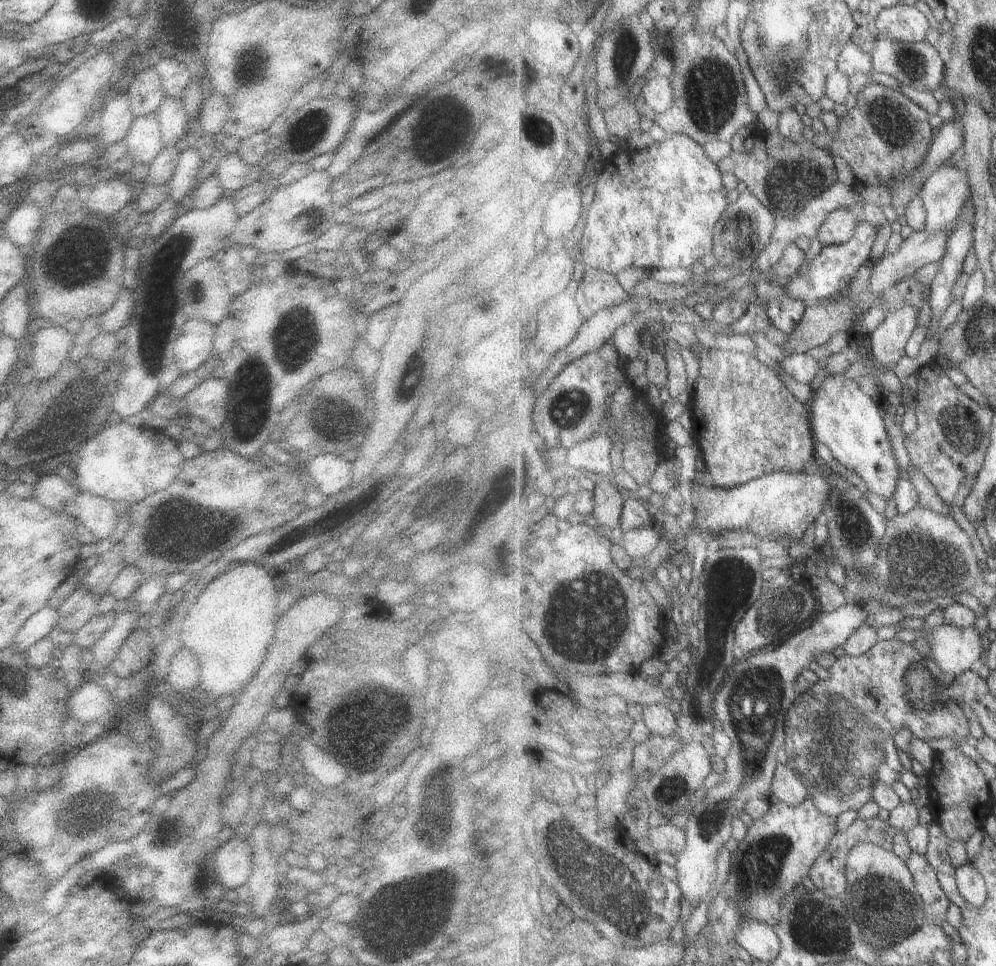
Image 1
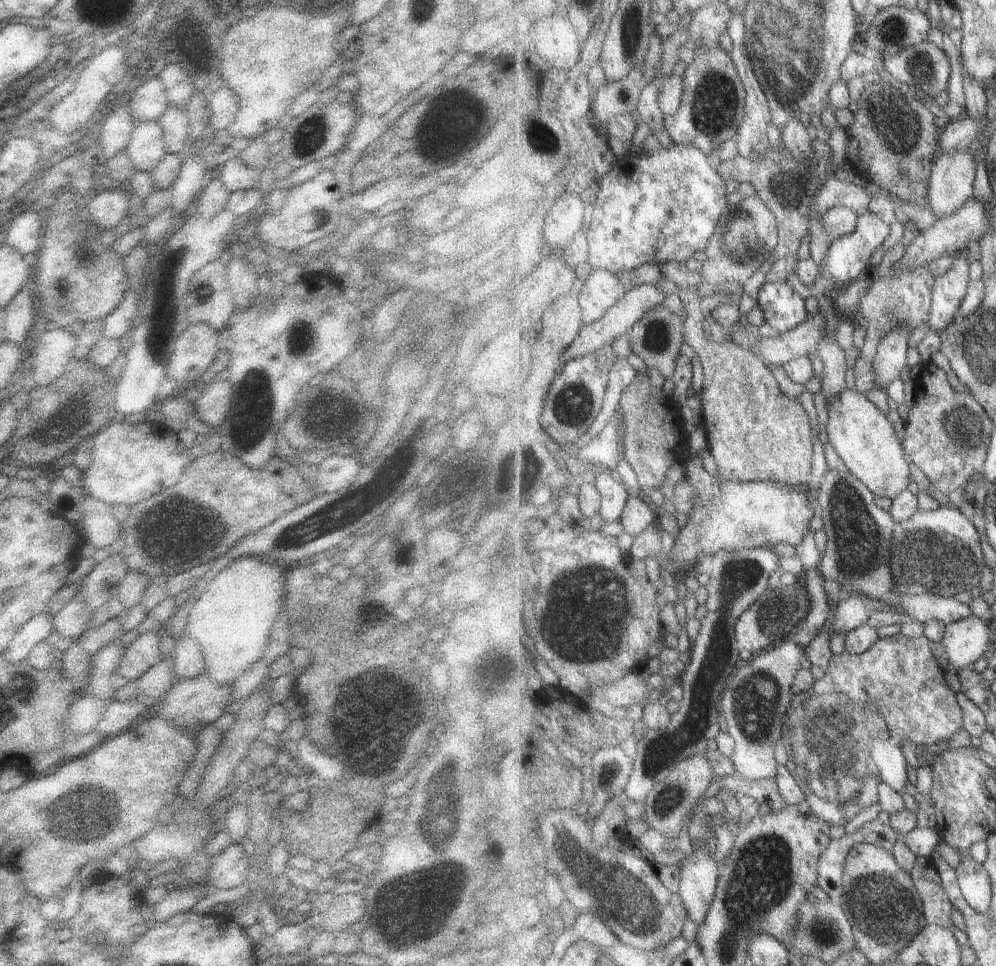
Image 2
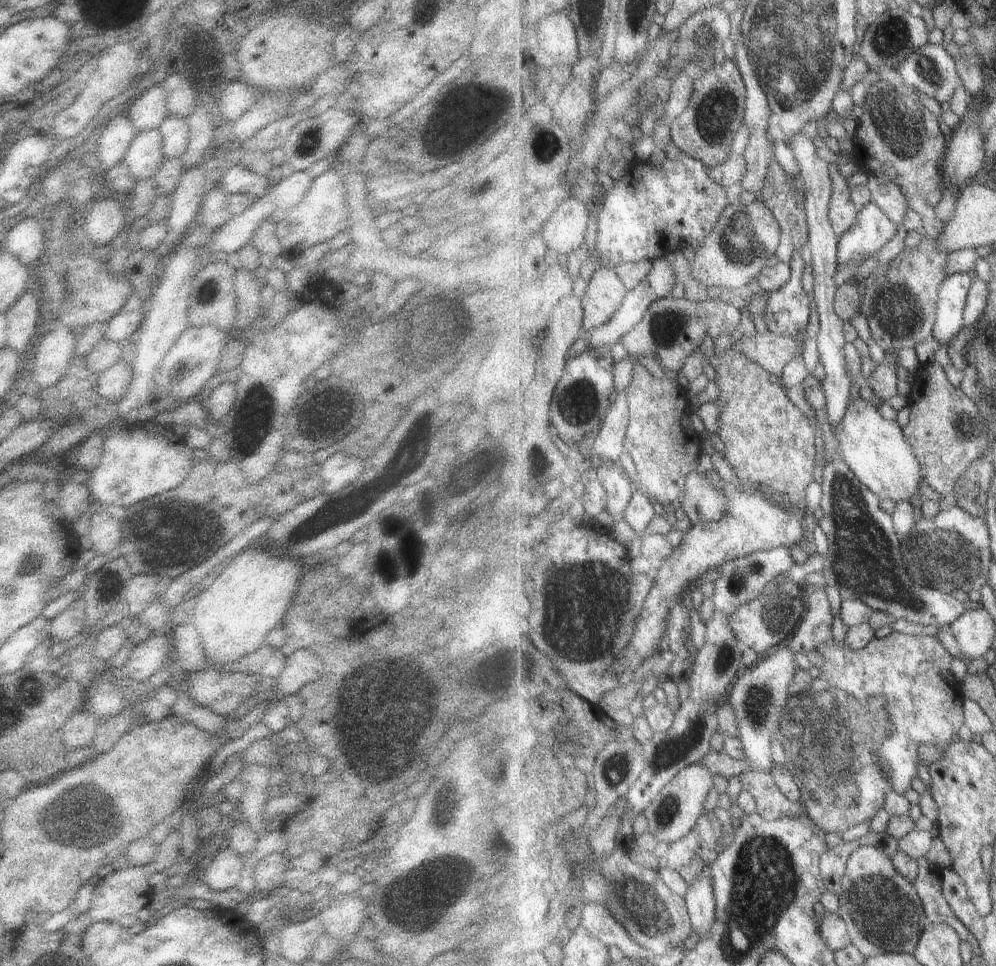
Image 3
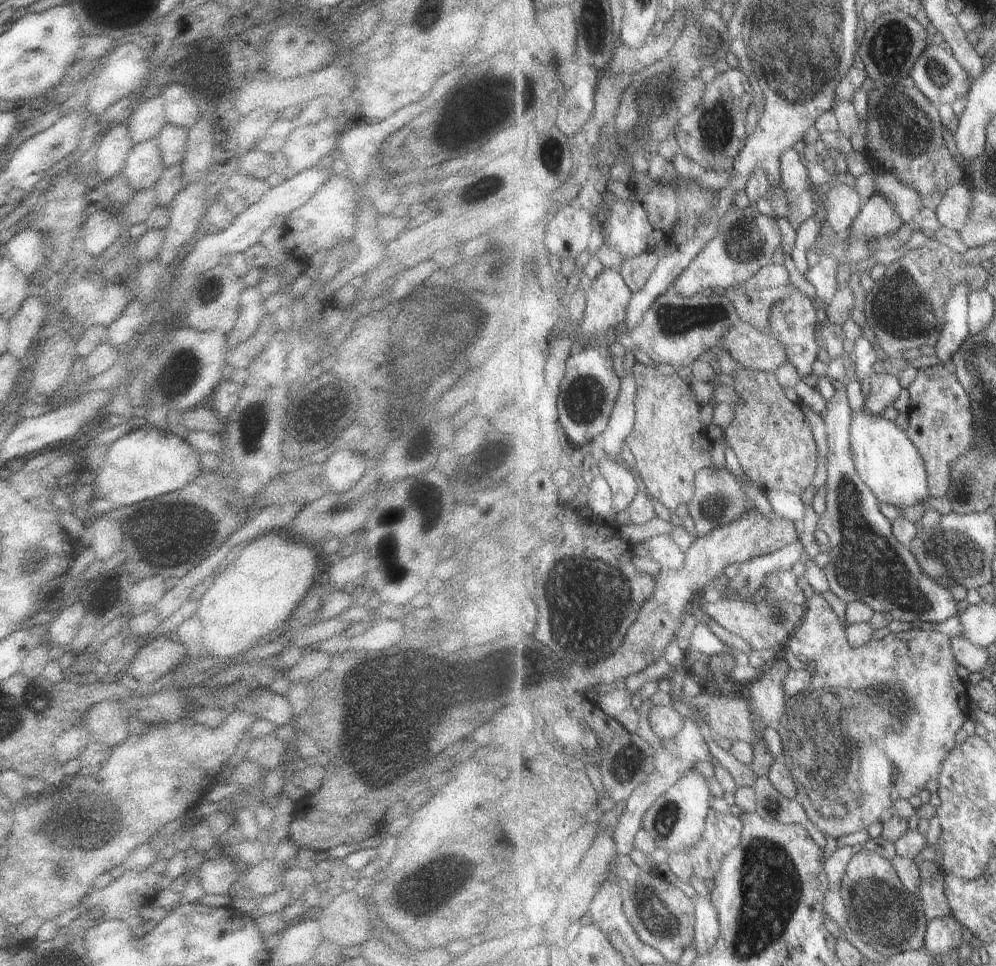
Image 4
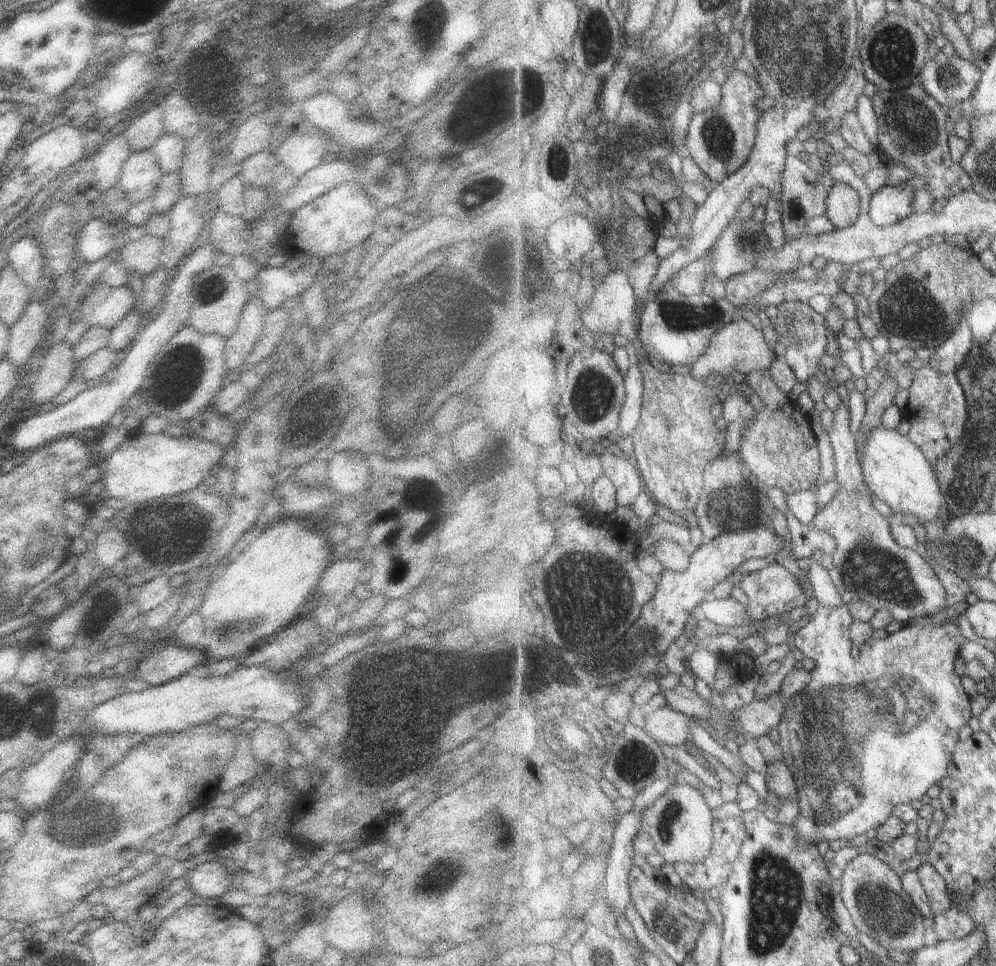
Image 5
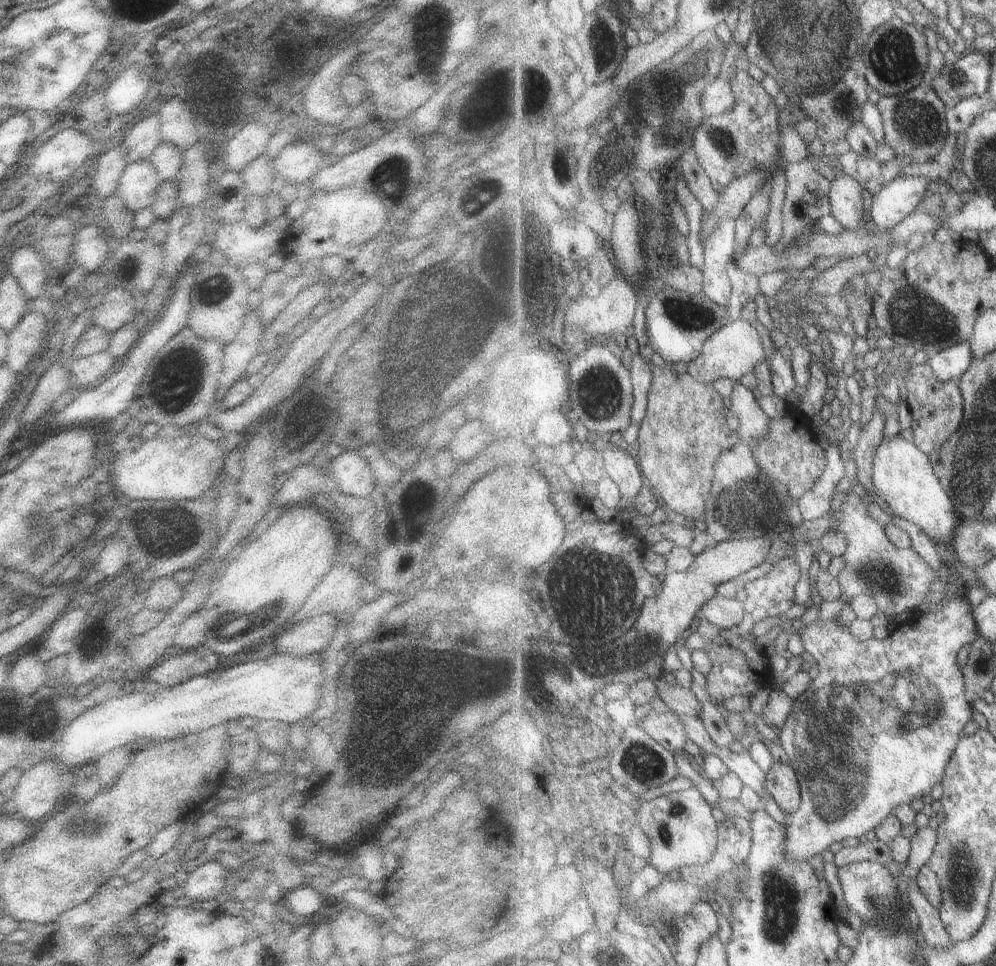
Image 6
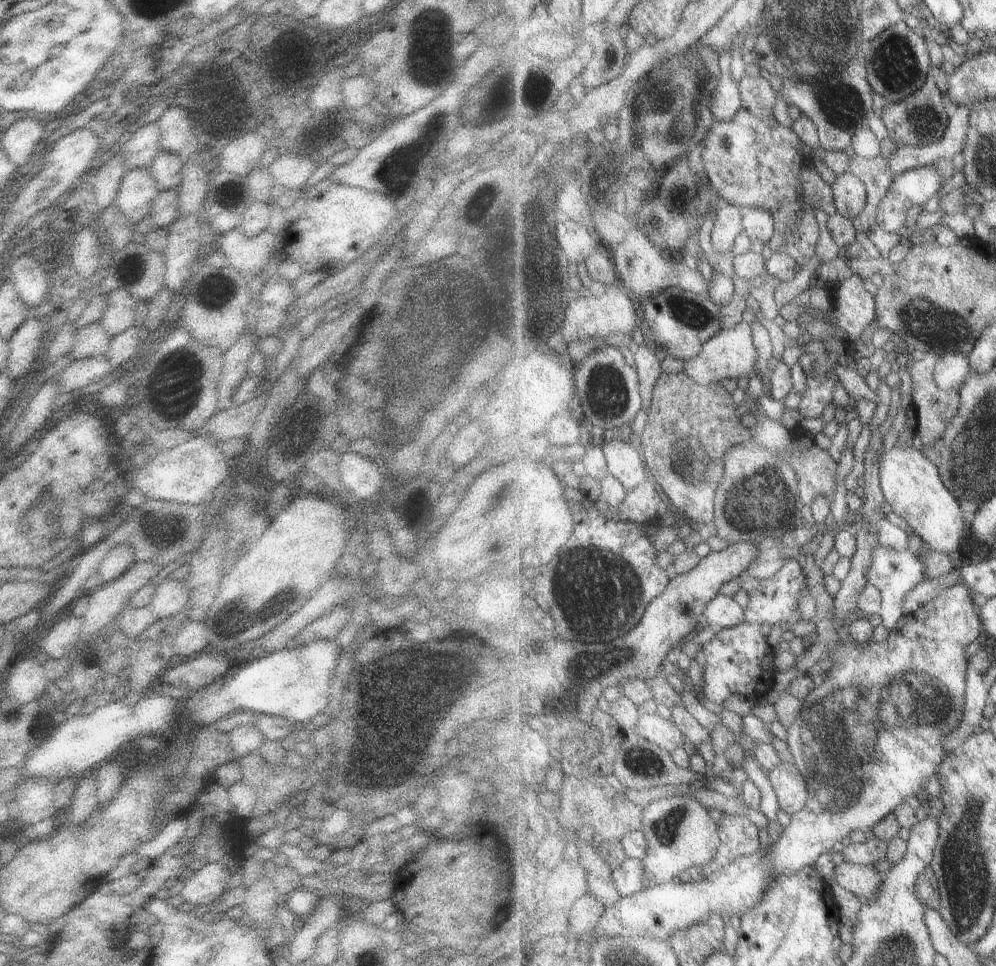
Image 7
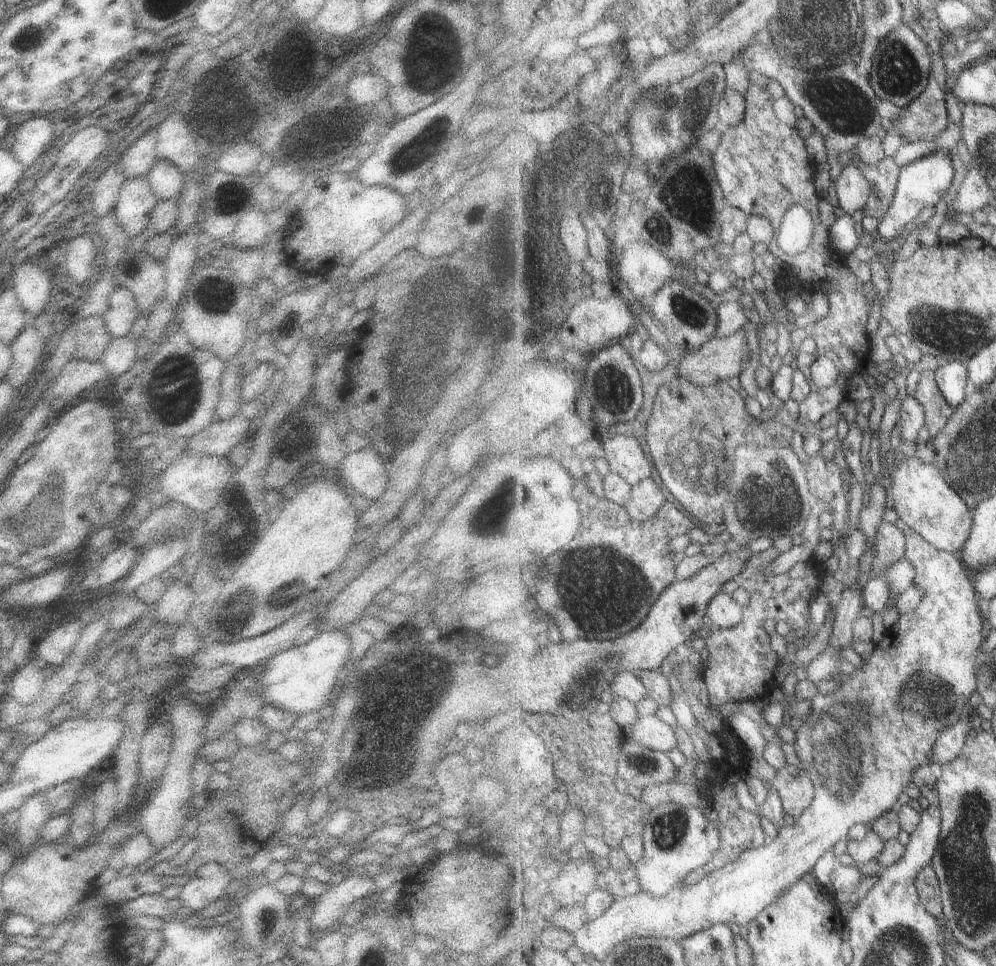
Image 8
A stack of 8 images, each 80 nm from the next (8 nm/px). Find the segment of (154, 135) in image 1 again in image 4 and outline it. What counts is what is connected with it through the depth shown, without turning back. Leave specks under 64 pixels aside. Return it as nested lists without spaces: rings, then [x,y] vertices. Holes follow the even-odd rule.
[[[147,139],[132,145],[121,174],[131,190],[154,188],[162,173],[162,158],[157,139]]]

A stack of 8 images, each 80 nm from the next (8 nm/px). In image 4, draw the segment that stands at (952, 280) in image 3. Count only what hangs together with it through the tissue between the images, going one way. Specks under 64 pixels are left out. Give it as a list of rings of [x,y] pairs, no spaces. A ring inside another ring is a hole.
[[[958,284],[952,287],[950,297],[947,299],[945,326],[935,346],[935,352],[943,366],[954,364],[956,352],[959,352],[967,342],[967,337],[972,334],[968,324],[968,296],[967,285]]]

